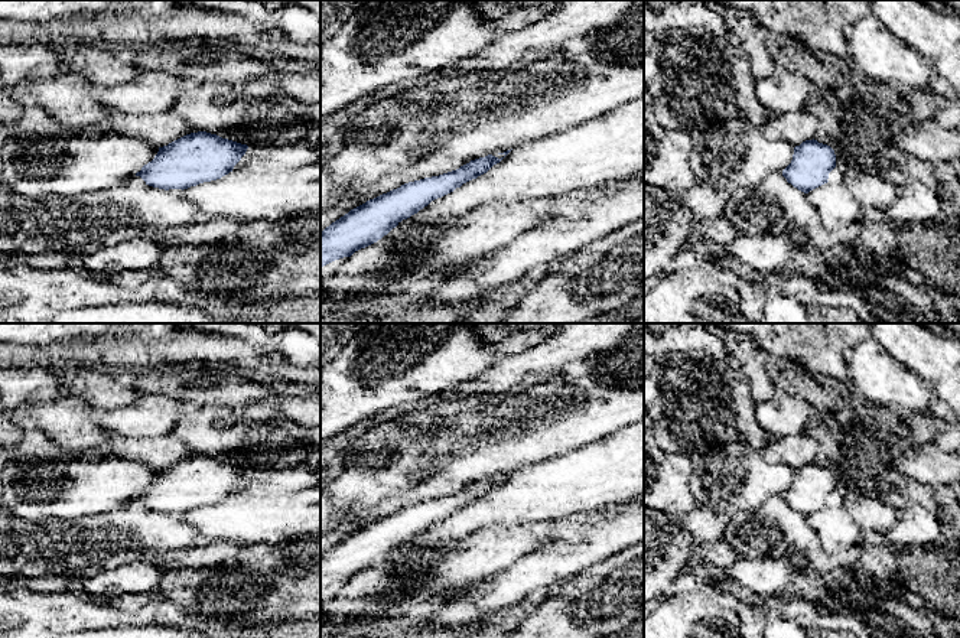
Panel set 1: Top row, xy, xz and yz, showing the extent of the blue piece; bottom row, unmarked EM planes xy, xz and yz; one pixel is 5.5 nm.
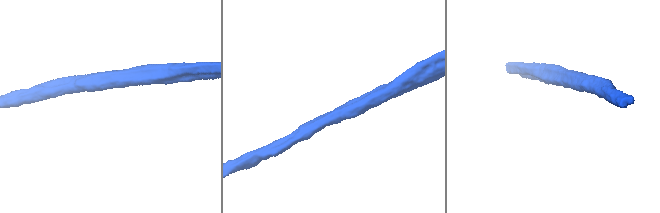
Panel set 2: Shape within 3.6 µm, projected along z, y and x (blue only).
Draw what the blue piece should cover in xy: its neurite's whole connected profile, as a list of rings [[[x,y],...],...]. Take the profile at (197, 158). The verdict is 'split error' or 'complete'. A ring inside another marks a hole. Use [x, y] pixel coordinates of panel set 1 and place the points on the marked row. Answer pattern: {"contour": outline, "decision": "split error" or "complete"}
{"contour": [[[206,131],[186,134],[167,146],[159,147],[152,162],[144,165],[136,176],[140,176],[146,185],[159,189],[188,189],[204,182],[221,179],[232,172],[234,166],[245,154],[248,146]]], "decision": "complete"}

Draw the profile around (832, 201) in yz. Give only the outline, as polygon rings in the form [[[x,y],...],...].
[[[847,169],[840,183],[824,183],[807,193],[807,201],[817,209],[819,218],[824,228],[836,230],[840,224],[850,224],[849,198],[859,205],[859,214],[855,221],[860,219],[868,209],[885,209],[896,196],[896,186],[888,183],[883,178]]]

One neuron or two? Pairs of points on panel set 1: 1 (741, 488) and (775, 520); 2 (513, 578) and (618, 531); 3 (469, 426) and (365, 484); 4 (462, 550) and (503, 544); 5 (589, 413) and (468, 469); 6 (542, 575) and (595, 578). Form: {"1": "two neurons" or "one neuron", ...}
{"1": "two neurons", "2": "one neuron", "3": "one neuron", "4": "one neuron", "5": "one neuron", "6": "two neurons"}

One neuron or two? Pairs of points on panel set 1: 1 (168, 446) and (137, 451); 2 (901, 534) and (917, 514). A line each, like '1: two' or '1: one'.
1: one
2: one

